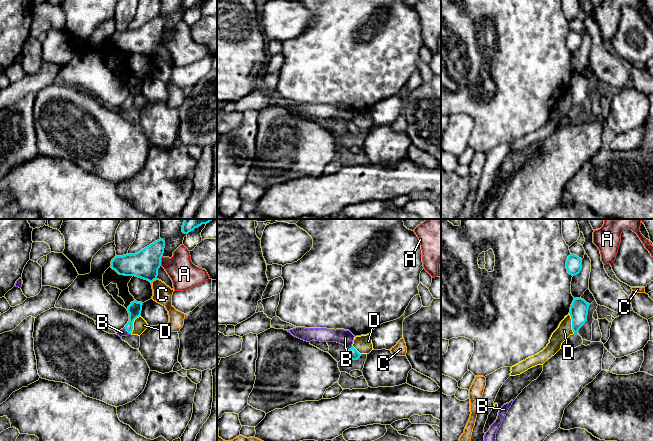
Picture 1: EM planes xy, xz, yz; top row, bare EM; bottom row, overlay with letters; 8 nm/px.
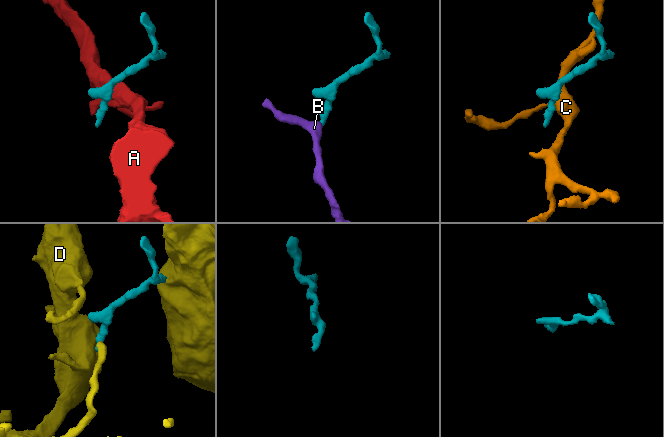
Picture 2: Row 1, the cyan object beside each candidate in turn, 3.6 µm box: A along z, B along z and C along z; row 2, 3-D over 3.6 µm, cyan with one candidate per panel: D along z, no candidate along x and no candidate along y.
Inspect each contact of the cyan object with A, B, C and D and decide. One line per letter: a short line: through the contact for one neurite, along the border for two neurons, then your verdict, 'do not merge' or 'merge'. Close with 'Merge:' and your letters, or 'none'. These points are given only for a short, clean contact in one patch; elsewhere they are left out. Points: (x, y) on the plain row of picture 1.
A: xy (162, 31), (160, 41) | do not merge
B: xy (134, 85), (126, 106), (122, 108) | merge
C: xy (156, 54), (151, 58) | do not merge
D: xy (140, 91), (134, 96), (133, 105), (130, 109) | do not merge
Merge: B

